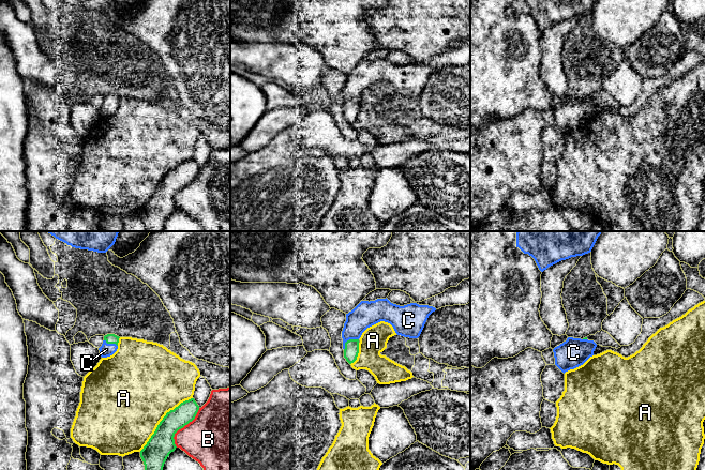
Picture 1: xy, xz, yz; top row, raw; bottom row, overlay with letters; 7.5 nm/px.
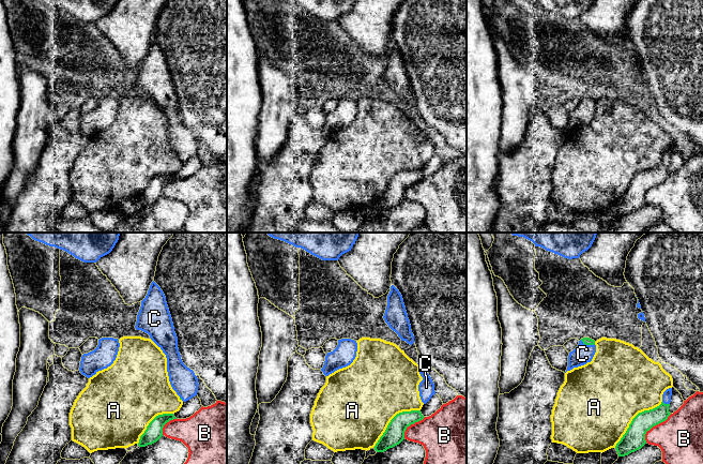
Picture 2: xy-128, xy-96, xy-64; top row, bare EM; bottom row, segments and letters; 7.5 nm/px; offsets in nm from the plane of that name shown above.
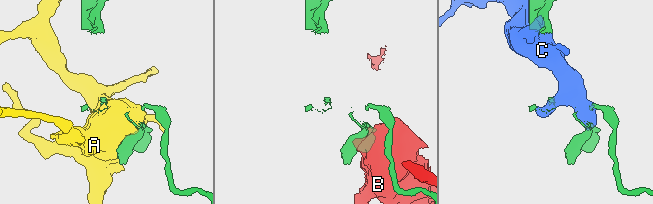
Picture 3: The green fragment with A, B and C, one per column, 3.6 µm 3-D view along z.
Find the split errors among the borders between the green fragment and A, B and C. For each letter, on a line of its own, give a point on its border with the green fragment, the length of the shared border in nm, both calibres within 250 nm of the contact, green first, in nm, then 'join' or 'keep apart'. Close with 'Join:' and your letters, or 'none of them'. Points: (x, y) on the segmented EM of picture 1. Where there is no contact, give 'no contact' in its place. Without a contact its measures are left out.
A: contact xy (162, 420); length 550 nm; calibres 190 and 500 nm; keep apart
B: contact xy (182, 427); length 340 nm; calibres 190 and 420 nm; keep apart
C: contact xz (349, 339); length 140 nm; calibres 110 and 190 nm; join
Join: C

